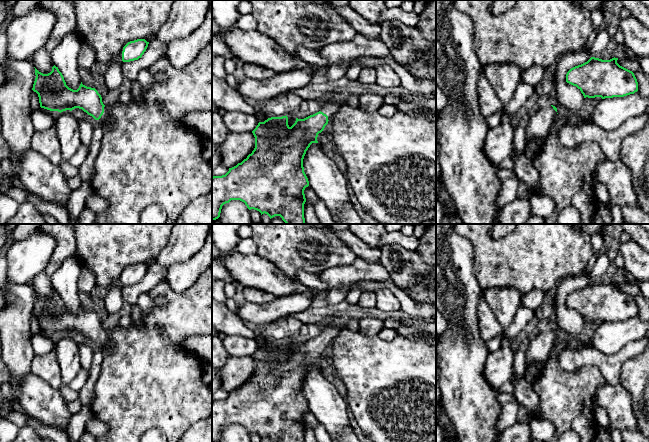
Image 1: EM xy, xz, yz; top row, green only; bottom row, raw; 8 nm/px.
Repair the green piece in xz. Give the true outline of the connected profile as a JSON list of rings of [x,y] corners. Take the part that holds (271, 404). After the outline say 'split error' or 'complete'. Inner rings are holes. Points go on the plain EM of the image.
[[[332,321],[322,325],[319,336],[304,343],[296,342],[295,347],[290,351],[288,341],[271,341],[264,346],[259,346],[252,355],[255,361],[255,372],[241,387],[229,392],[229,395],[222,400],[212,401],[212,442],[219,442],[222,430],[231,424],[240,424],[245,427],[249,434],[254,433],[270,442],[280,440],[281,442],[304,442],[304,428],[306,426],[304,414],[309,410],[308,402],[304,396],[303,383],[306,375],[312,367],[318,367],[317,361],[328,345],[339,334],[340,329]]]; split error

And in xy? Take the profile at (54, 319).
[[[55,289],[48,298],[35,292],[35,299],[32,314],[38,318],[41,332],[60,337],[79,332],[102,350],[108,347],[109,333],[103,328],[102,321],[95,312],[87,311],[82,306],[77,314],[69,312]]]; split error

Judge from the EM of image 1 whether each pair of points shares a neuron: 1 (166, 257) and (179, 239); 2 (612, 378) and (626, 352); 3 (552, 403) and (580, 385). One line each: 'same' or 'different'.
1: same
2: same
3: same

